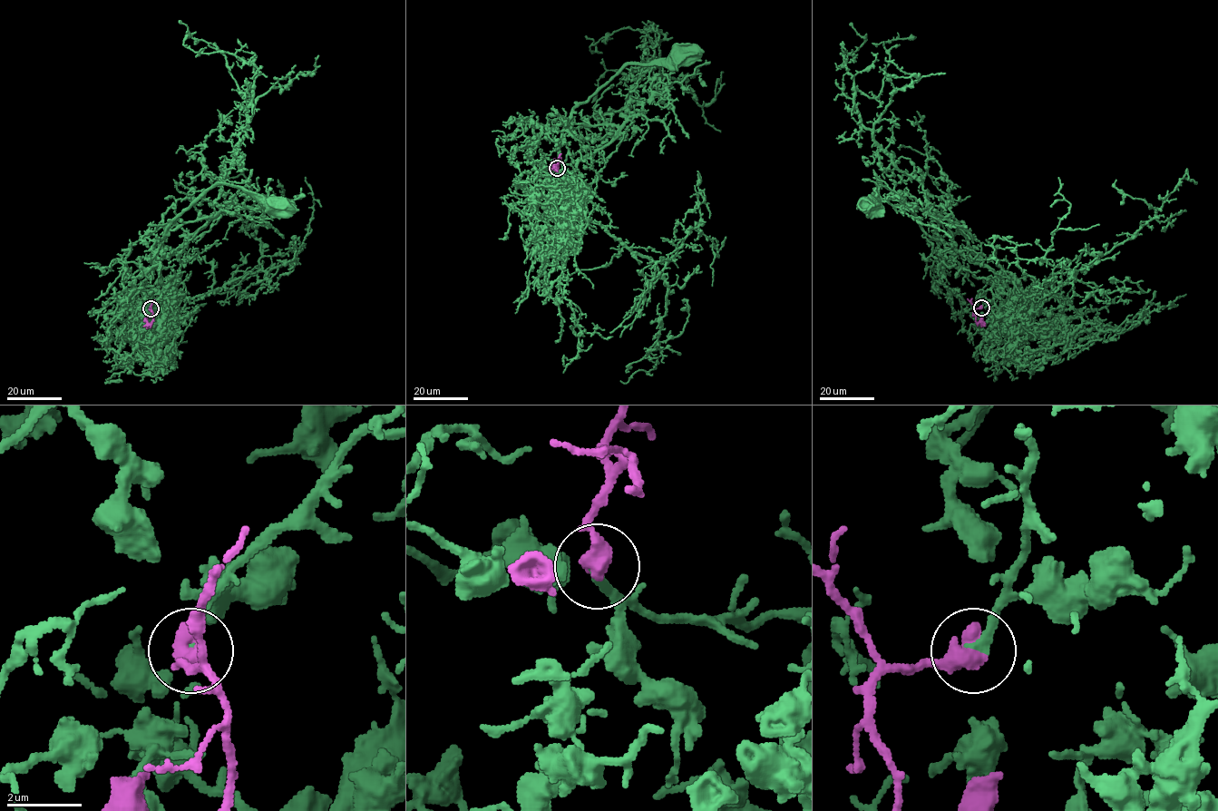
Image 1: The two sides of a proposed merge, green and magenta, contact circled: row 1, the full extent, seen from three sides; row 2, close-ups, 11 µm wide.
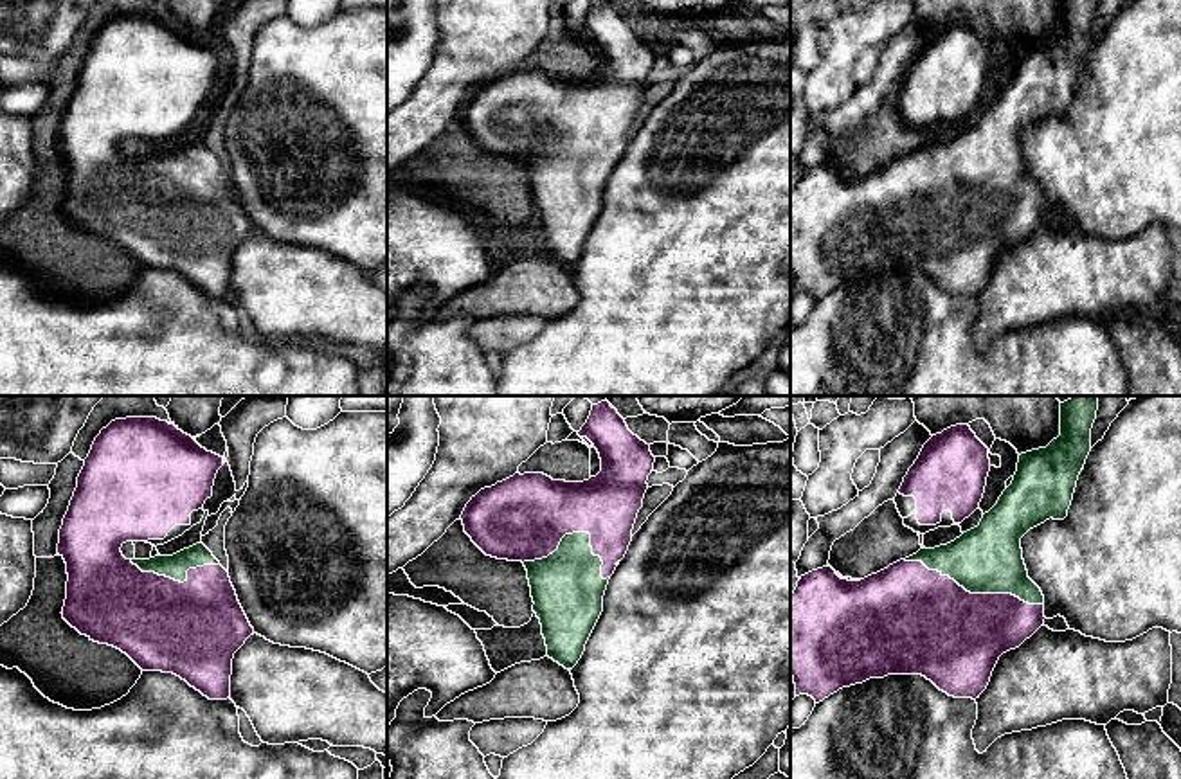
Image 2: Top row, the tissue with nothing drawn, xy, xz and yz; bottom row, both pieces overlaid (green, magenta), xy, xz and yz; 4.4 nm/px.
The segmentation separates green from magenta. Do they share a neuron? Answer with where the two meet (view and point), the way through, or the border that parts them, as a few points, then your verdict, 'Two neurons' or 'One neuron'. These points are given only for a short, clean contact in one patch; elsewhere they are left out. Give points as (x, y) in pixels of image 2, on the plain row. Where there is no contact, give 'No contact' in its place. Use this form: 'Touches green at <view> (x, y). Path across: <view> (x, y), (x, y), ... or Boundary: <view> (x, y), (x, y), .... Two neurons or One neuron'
Touches green at yz (974, 189). One neuron

